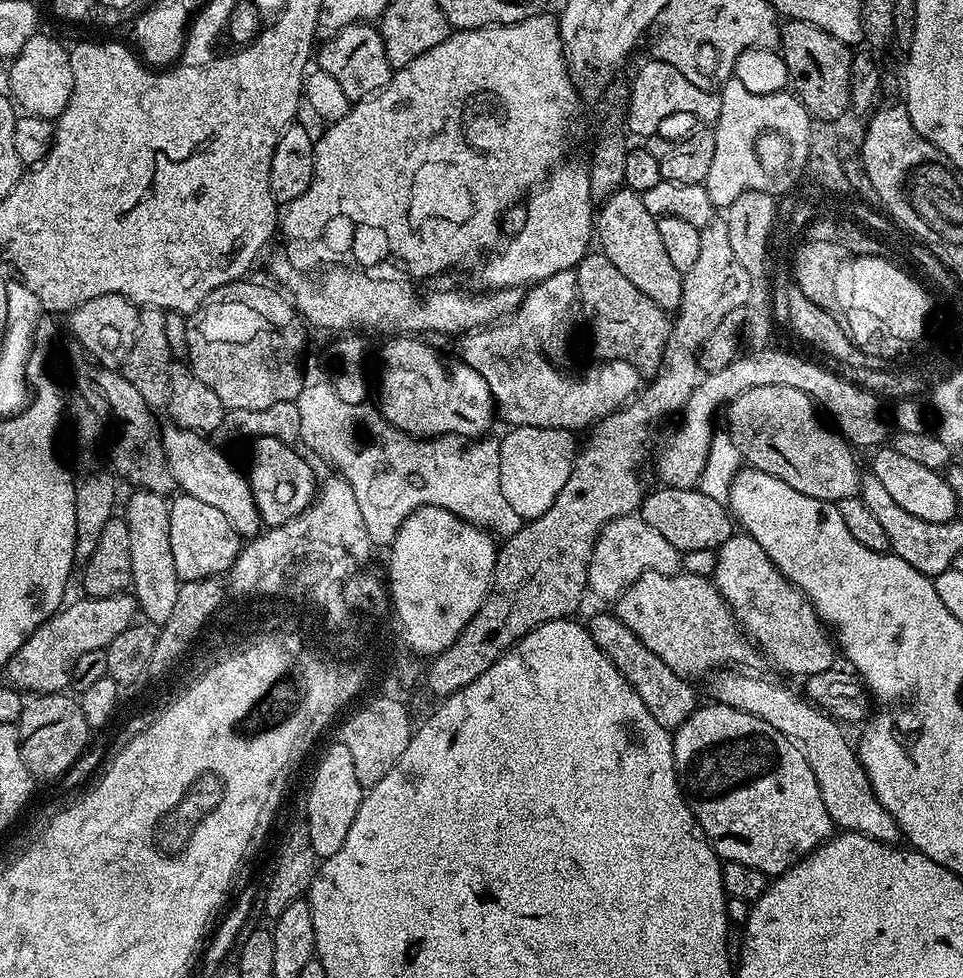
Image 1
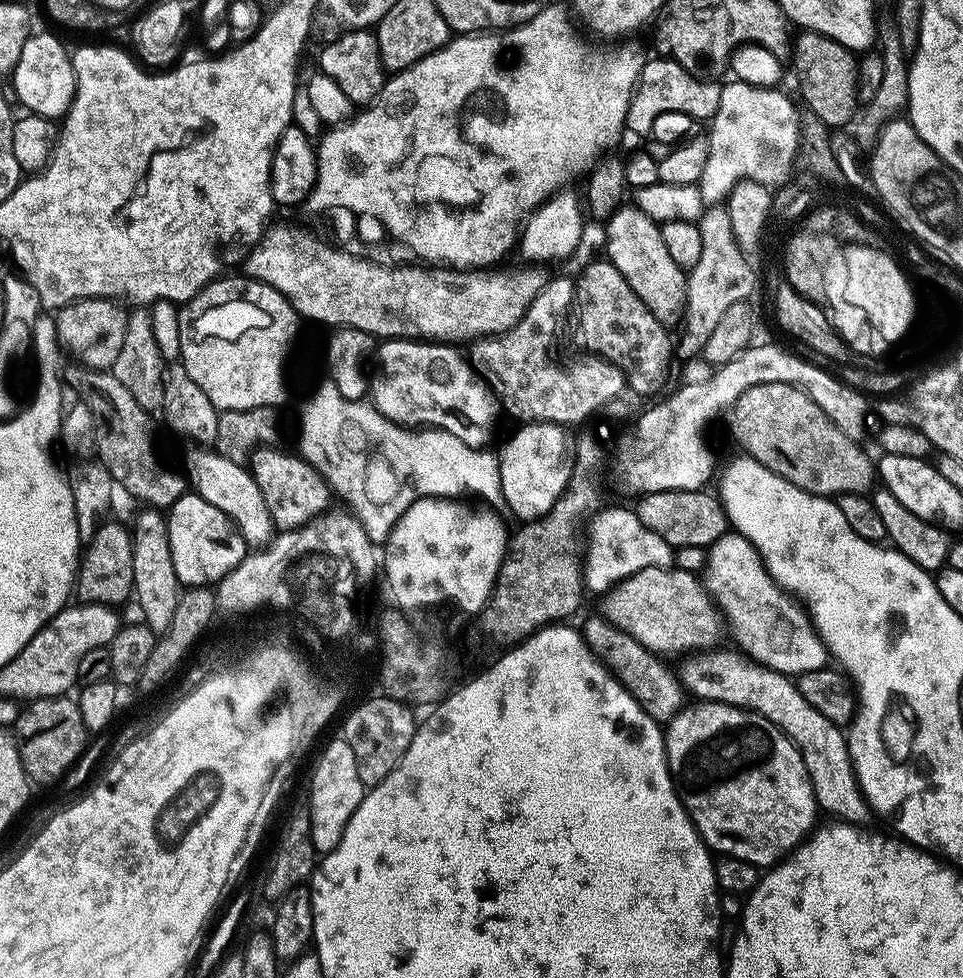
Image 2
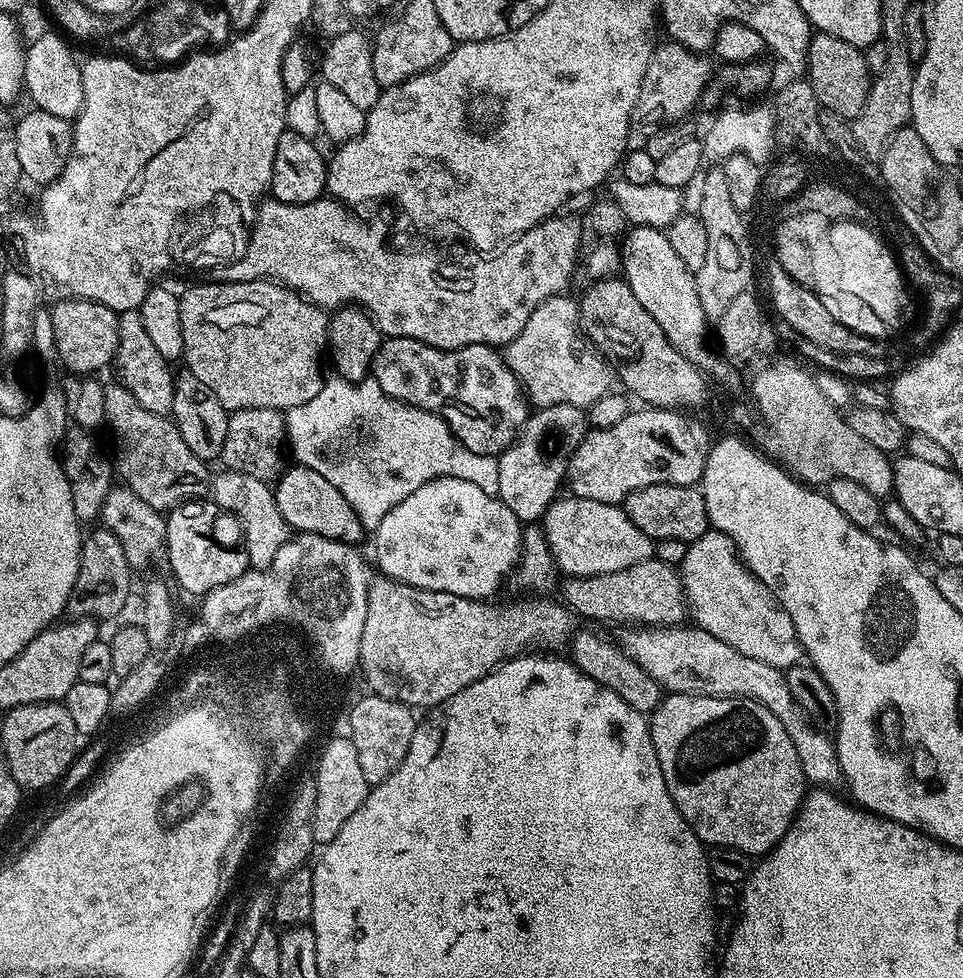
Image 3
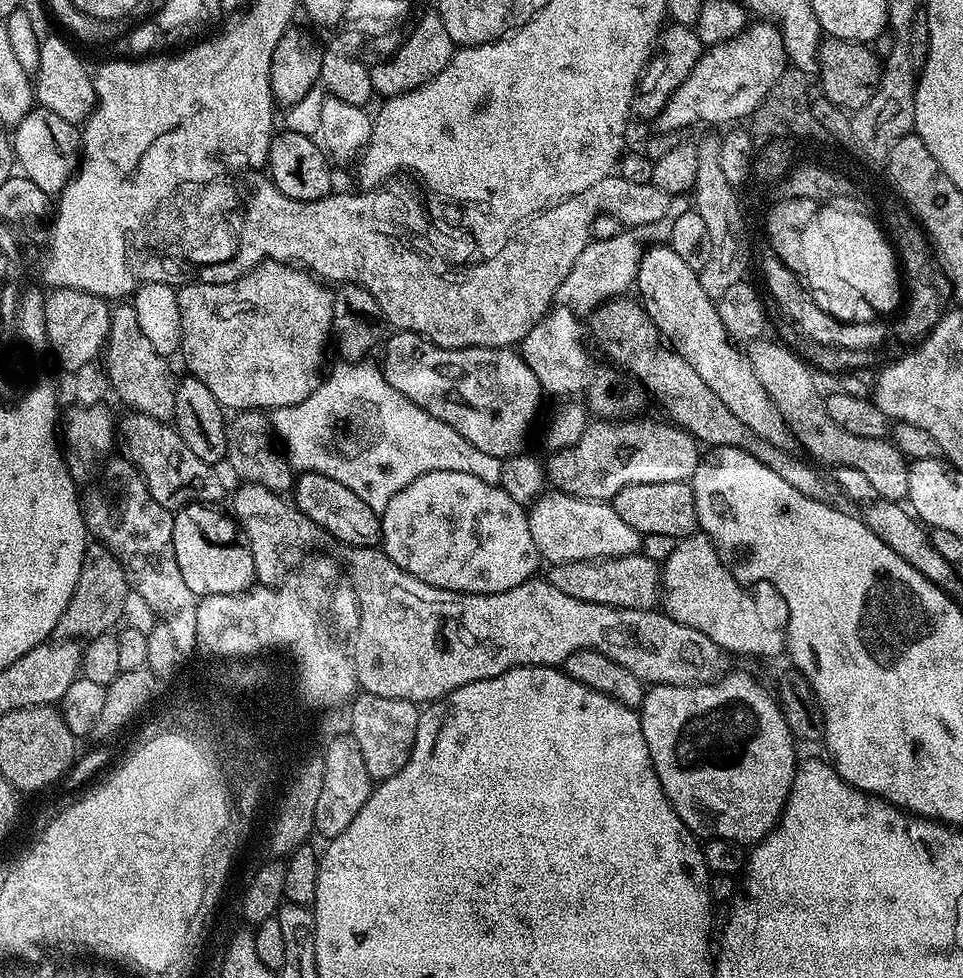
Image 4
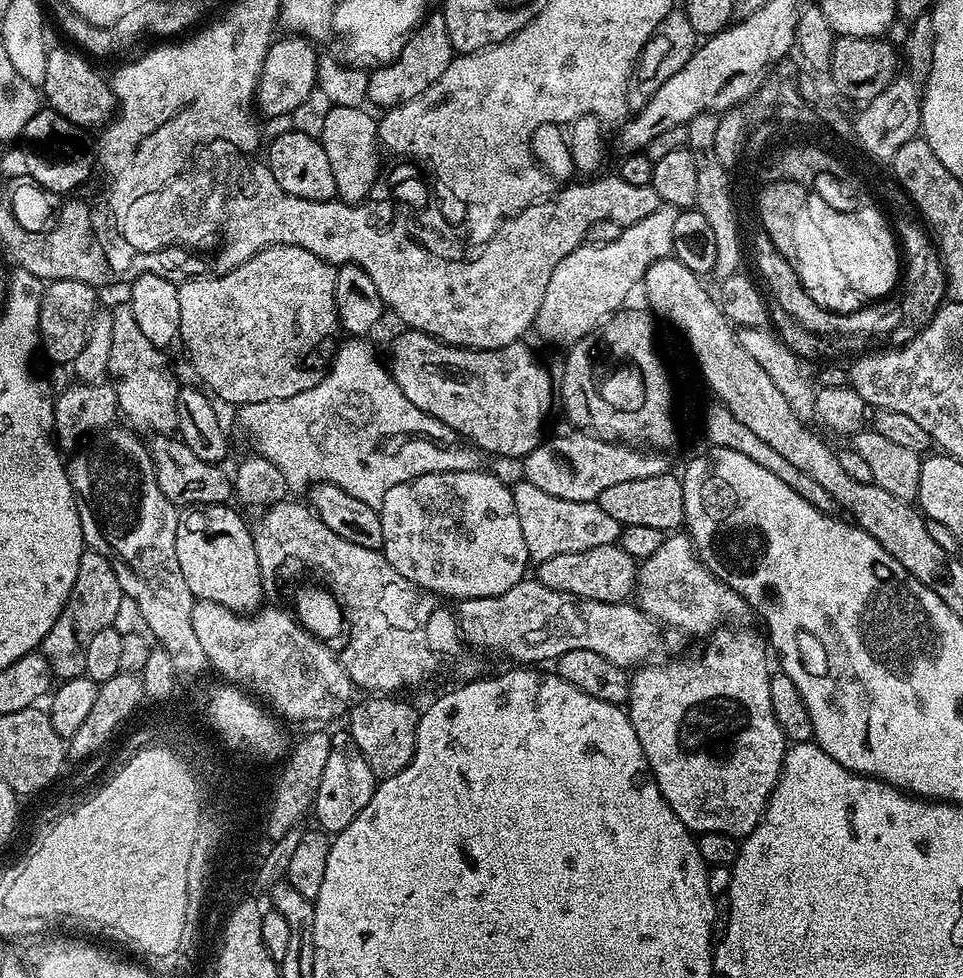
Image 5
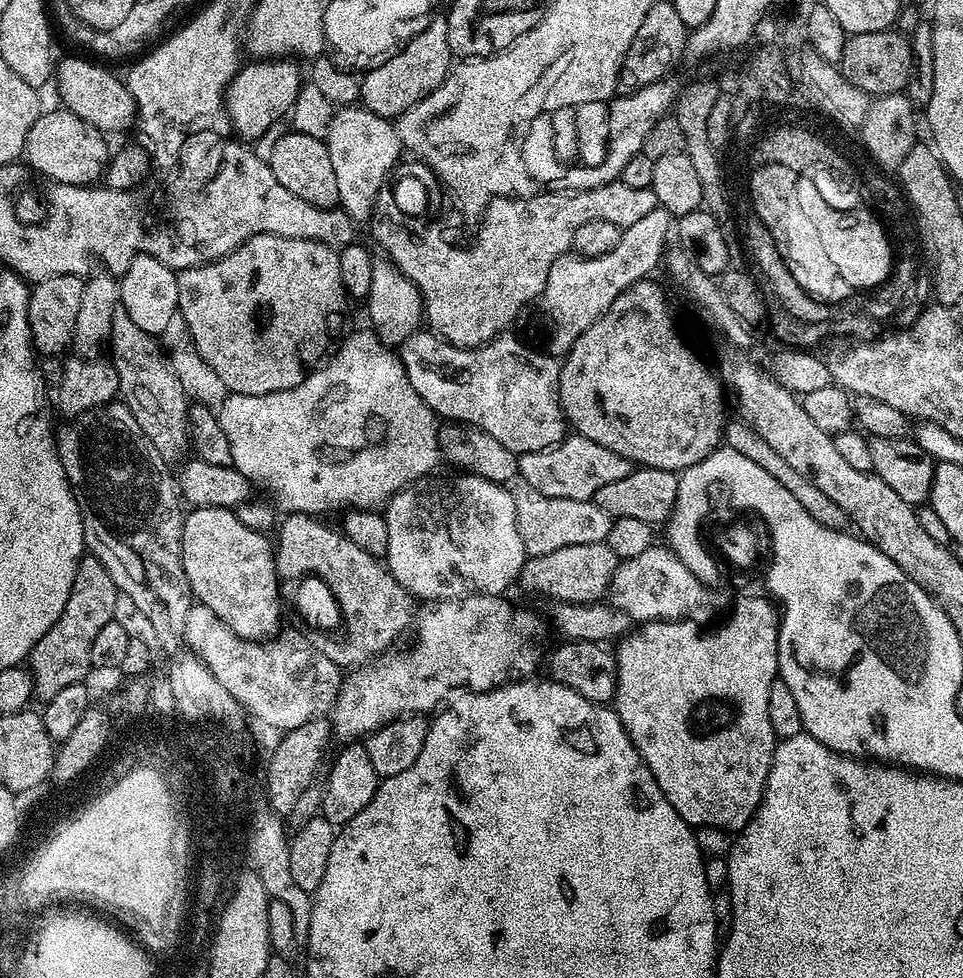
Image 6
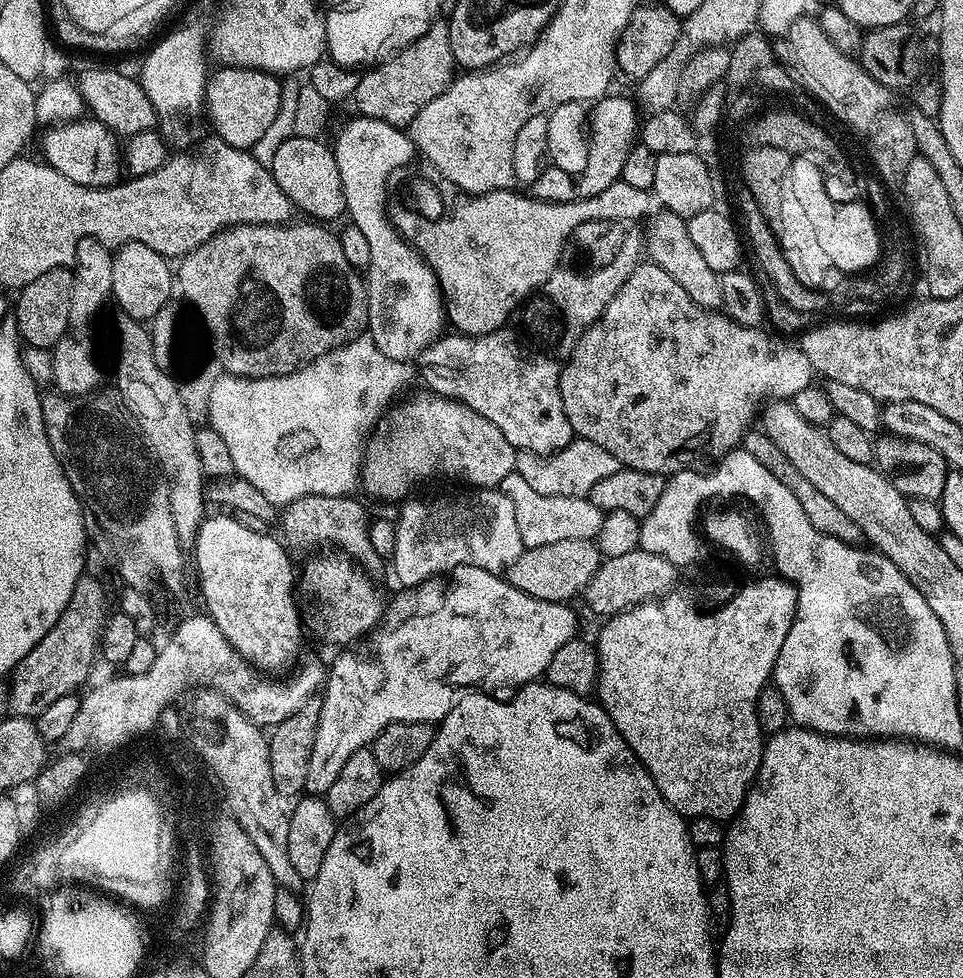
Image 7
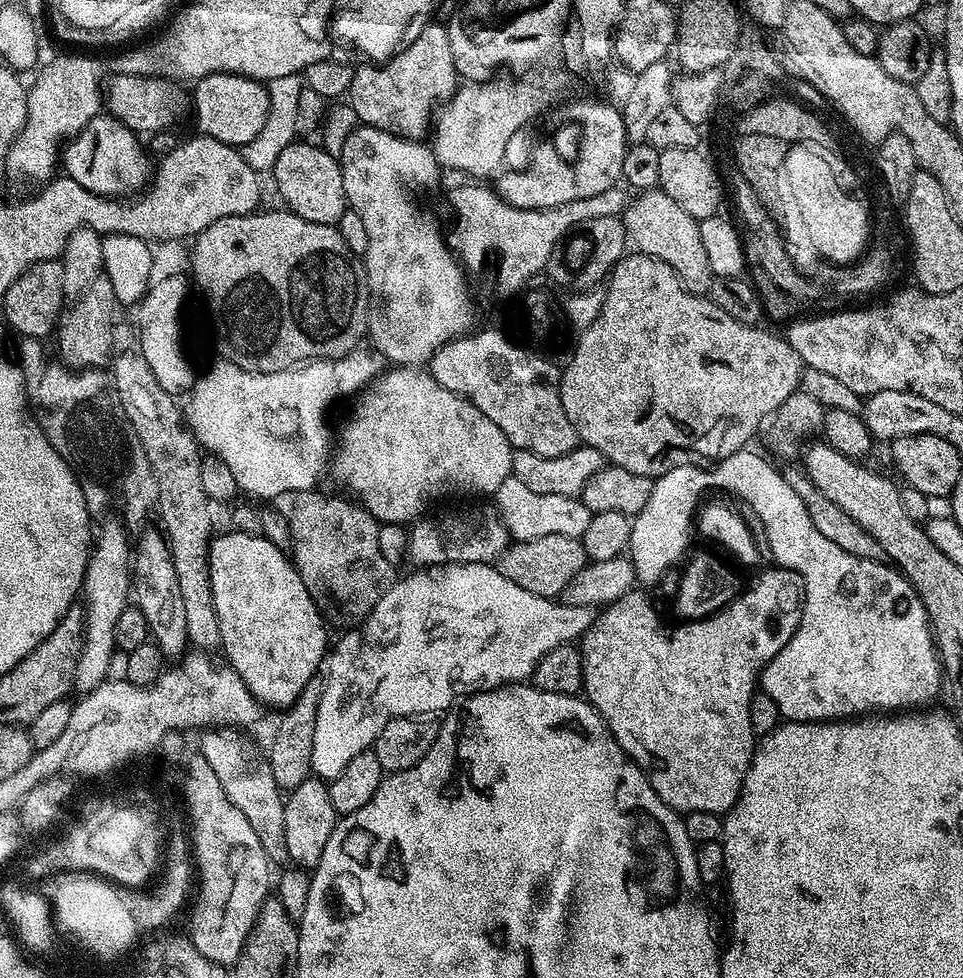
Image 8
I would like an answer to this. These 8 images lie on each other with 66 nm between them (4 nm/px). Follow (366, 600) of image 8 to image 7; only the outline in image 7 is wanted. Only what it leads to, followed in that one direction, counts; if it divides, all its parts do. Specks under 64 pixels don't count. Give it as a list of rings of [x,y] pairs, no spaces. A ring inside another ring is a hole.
[[[307,496],[287,505],[282,512],[282,522],[288,536],[296,544],[308,550],[316,550],[321,546],[335,546],[350,559],[356,561],[365,572],[376,574],[382,564],[382,558],[374,554],[374,546],[370,546],[368,525],[370,515],[352,496]]]

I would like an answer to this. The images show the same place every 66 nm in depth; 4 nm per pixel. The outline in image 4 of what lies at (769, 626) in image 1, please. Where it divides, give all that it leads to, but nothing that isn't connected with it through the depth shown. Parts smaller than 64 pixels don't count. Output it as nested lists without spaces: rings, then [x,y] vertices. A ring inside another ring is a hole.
[[[693,534],[683,537],[675,550],[662,561],[660,587],[662,608],[670,618],[706,634],[719,648],[740,656],[776,656],[785,651],[783,631],[768,628],[760,617],[756,600],[737,580],[727,563],[720,561],[721,553],[709,536]]]

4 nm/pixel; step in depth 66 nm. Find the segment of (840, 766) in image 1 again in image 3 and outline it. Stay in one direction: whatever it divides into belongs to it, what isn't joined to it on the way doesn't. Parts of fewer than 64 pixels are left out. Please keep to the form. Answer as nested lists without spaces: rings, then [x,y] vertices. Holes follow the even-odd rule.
[[[624,626],[619,629],[618,643],[646,674],[650,674],[656,682],[660,684],[665,693],[689,692],[695,696],[745,696],[751,700],[756,700],[759,704],[764,704],[766,710],[774,714],[782,722],[786,734],[794,742],[798,750],[798,762],[802,762],[805,781],[812,786],[836,786],[840,784],[842,777],[840,774],[840,763],[836,753],[835,739],[827,731],[821,730],[815,724],[805,719],[804,711],[794,702],[794,694],[790,694],[790,686],[786,686],[786,678],[781,669],[770,666],[766,662],[758,662],[758,658],[746,658],[739,650],[734,650],[734,646],[726,646],[714,634],[695,626]]]

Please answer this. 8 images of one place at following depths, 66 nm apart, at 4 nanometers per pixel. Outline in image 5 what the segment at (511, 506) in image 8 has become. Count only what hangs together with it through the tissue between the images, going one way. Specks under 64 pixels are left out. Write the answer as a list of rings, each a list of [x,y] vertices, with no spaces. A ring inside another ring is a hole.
[[[521,479],[519,483],[511,485],[512,497],[514,498],[514,510],[518,510],[518,522],[522,525],[522,536],[526,538],[526,548],[529,557],[533,561],[539,562],[546,558],[554,558],[554,554],[578,554],[582,550],[594,550],[594,546],[606,546],[619,541],[622,526],[614,518],[610,518],[610,514],[606,514],[606,510],[600,508],[596,502],[566,502],[566,498],[554,498],[554,494],[546,494],[546,490],[538,490],[538,486],[534,486],[530,481]]]

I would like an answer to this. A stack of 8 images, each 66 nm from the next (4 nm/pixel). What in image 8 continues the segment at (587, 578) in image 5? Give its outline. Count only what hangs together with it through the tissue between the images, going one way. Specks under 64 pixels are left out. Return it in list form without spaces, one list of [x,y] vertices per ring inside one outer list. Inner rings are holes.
[[[546,534],[546,538],[518,540],[509,543],[498,557],[500,573],[510,582],[522,586],[522,590],[530,590],[530,594],[556,598],[563,593],[565,586],[582,570],[586,563],[584,545],[579,539],[562,534]]]

